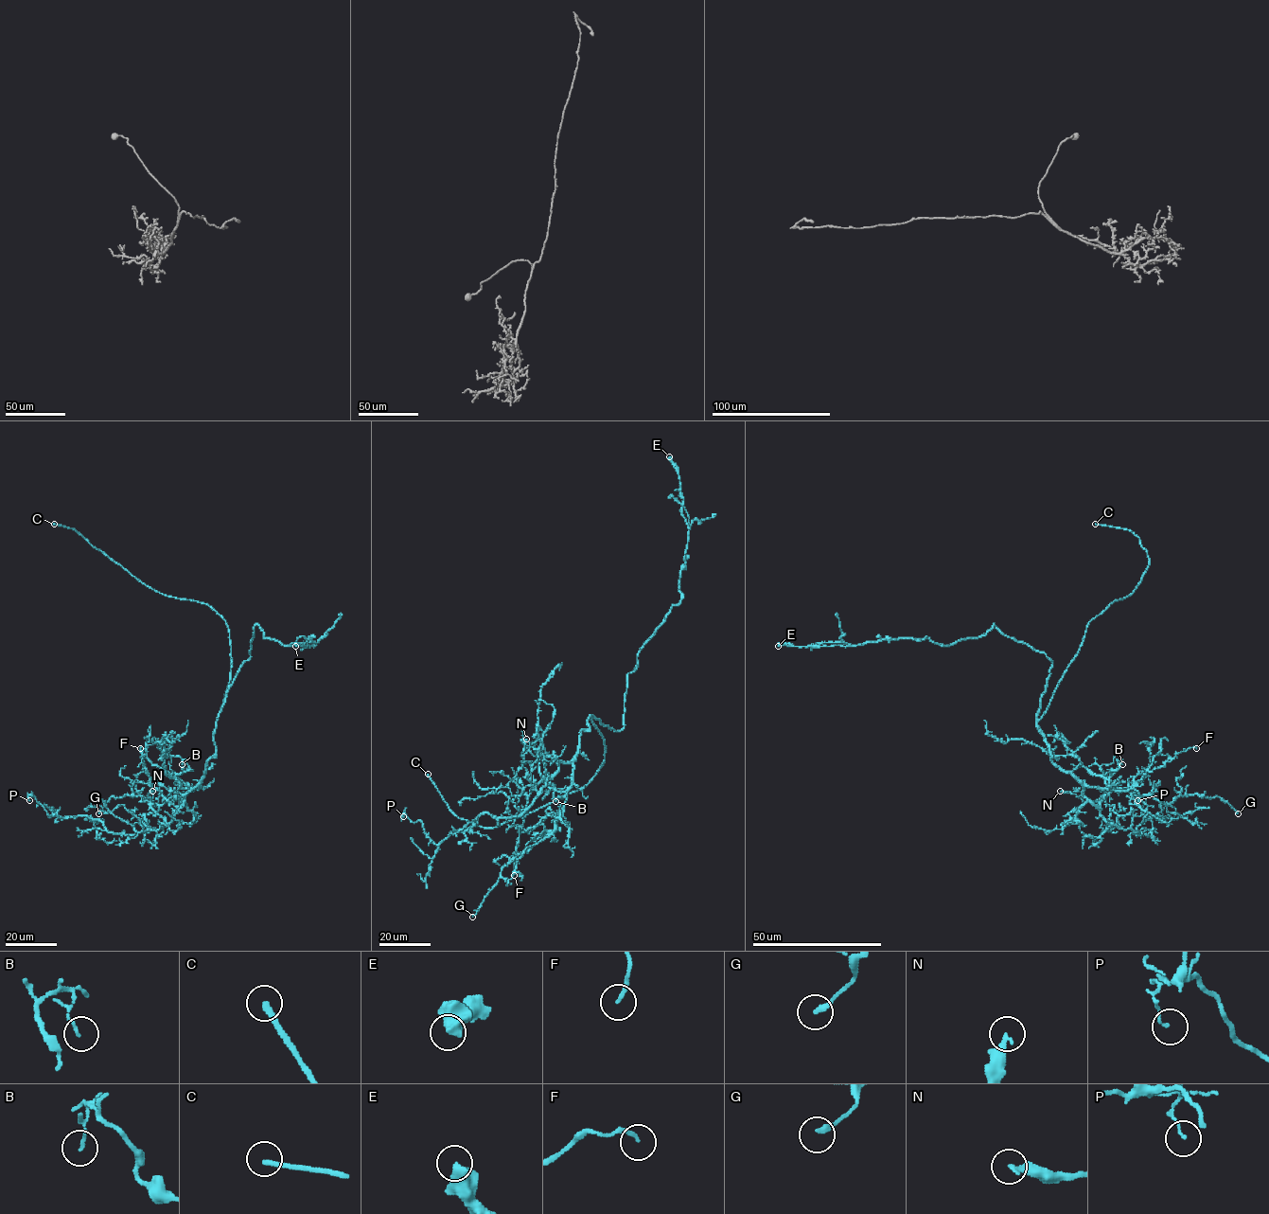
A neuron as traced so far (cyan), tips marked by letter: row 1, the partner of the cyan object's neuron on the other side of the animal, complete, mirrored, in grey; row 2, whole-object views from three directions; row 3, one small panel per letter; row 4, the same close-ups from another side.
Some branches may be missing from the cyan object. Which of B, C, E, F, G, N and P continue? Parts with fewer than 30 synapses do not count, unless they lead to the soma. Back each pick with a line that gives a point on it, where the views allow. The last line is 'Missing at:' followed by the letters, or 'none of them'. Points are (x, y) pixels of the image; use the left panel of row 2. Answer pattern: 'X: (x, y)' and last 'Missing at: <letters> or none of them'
C: (54, 524)
Missing at: C

